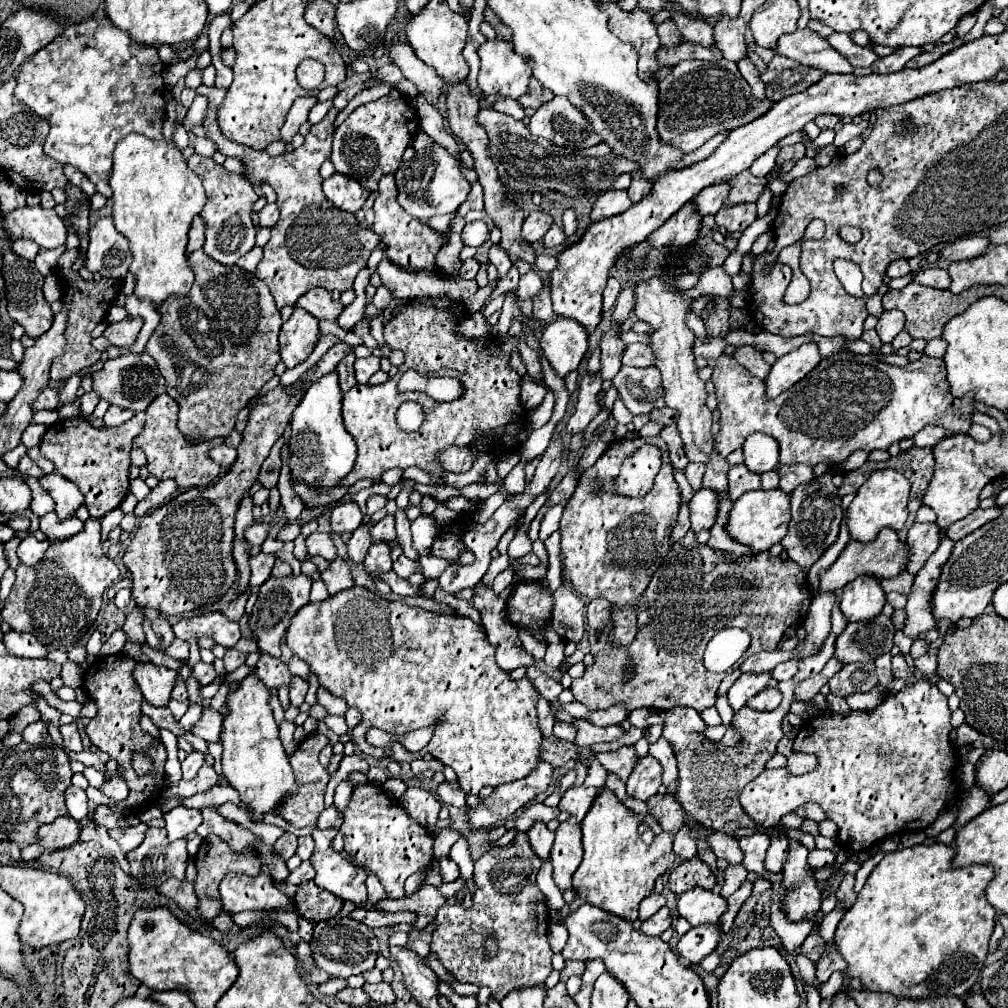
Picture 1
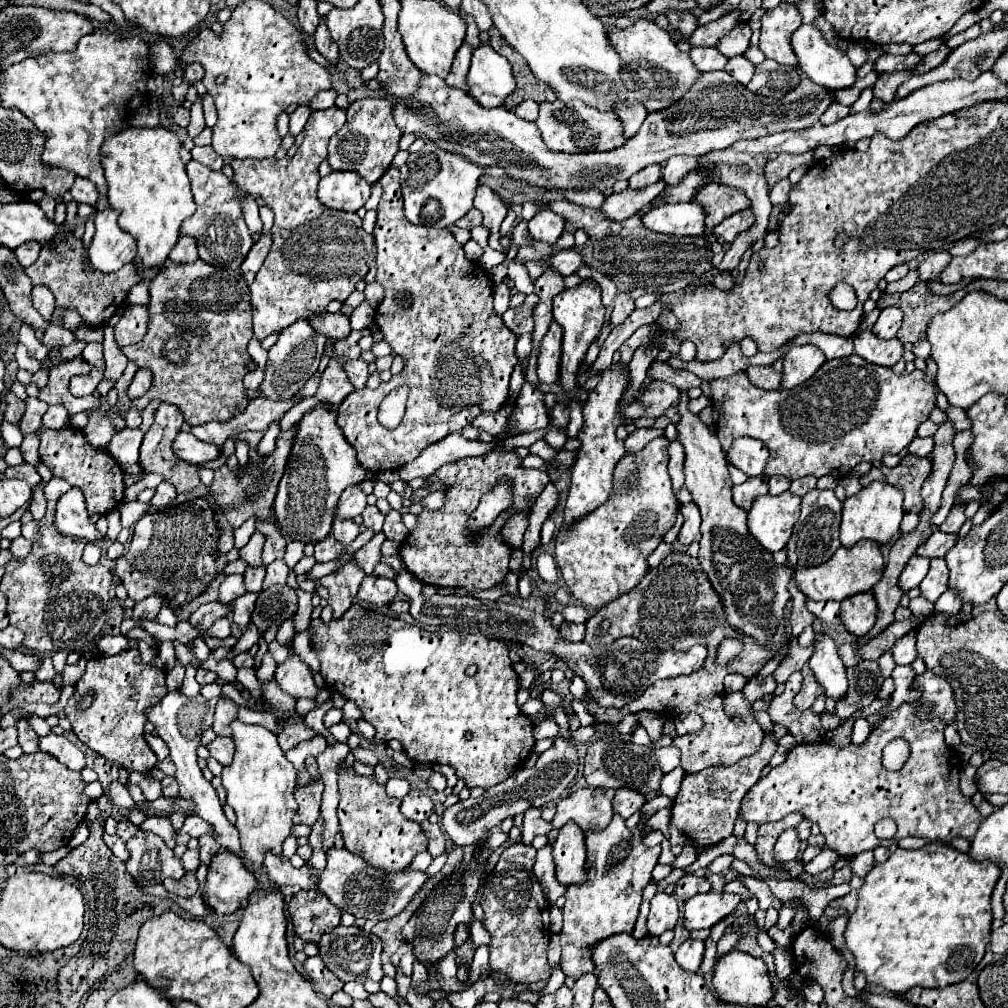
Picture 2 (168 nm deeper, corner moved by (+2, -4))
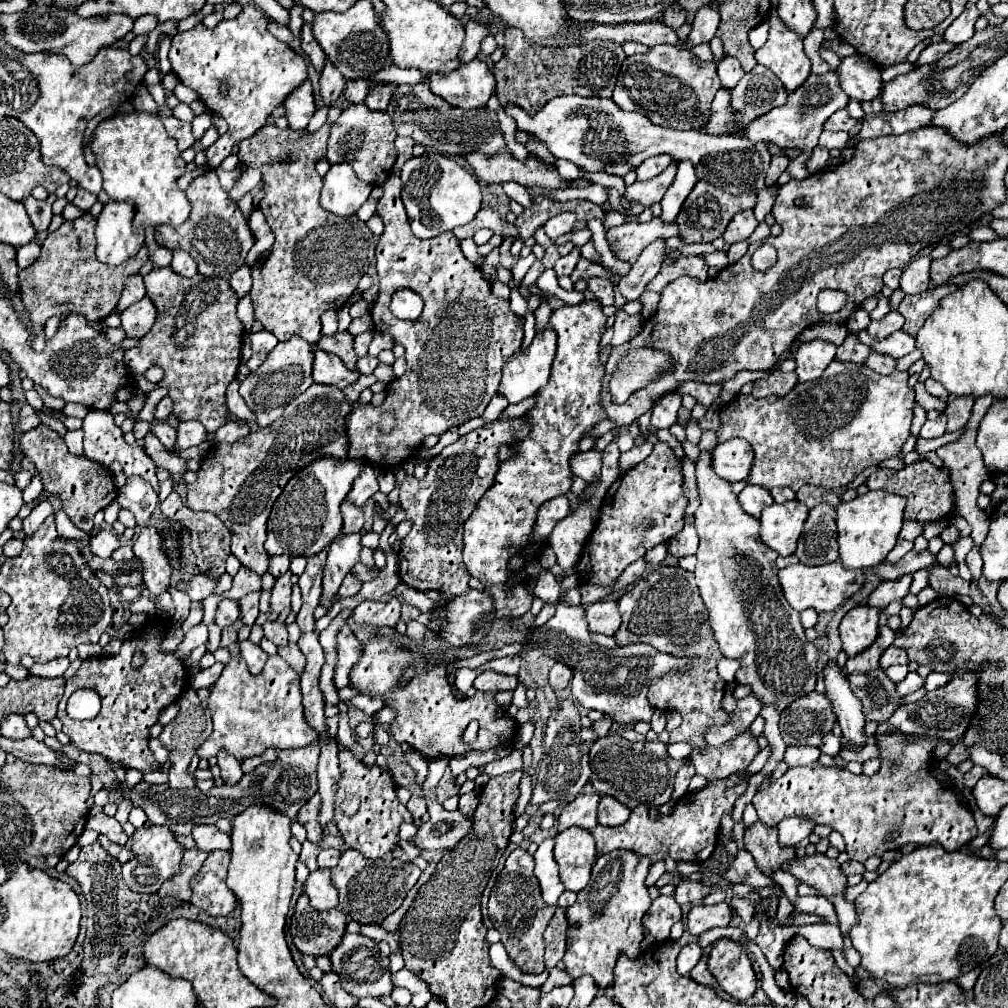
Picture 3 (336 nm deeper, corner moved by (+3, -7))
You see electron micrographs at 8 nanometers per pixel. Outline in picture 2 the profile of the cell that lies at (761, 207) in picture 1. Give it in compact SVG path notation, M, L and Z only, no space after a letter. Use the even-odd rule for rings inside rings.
M811 152L805 154L779 154L775 160L765 164L765 178L769 182L769 188L773 188L779 180L787 178L791 170L795 170L797 166L811 166L815 162Z

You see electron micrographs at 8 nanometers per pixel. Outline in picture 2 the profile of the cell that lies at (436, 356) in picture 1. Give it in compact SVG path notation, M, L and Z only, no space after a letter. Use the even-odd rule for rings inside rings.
M391 166L381 176L379 184L383 186L383 196L377 208L377 224L373 236L377 246L377 282L385 288L385 298L375 312L375 322L383 332L383 340L393 348L395 354L405 358L405 368L401 374L393 376L389 382L379 384L375 390L363 388L351 392L337 408L337 424L341 426L343 436L357 450L359 464L373 474L405 466L409 460L415 460L429 444L435 444L453 432L461 432L481 412L499 412L501 406L509 400L509 376L517 364L513 352L517 338L505 328L501 316L493 314L493 282L489 272L483 270L477 262L465 260L463 246L453 238L449 230L415 226L405 218L397 168ZM401 292L413 296L409 308L397 304L397 294ZM403 384L409 386L407 410L401 424L389 430L379 424L377 408L393 388Z

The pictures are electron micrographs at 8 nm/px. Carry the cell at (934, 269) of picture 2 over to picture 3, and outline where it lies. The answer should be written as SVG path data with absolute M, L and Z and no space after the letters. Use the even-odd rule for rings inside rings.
M924 255L924 257L916 257L914 261L910 261L900 277L900 289L906 295L918 295L924 293L928 289L930 283L930 275L928 275L928 267L930 267L932 257Z

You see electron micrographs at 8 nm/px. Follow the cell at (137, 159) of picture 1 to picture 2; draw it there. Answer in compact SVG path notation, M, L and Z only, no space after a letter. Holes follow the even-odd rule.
M127 128L125 132L119 132L115 136L109 138L107 144L103 144L103 152L101 152L101 164L103 164L103 170L105 170L105 178L107 178L107 184L109 184L109 206L113 210L119 212L119 226L129 232L135 240L137 240L137 256L141 258L141 264L145 268L161 268L165 266L165 260L169 258L169 252L177 246L179 242L179 236L181 236L181 224L185 218L189 218L193 212L195 212L195 202L193 202L193 192L191 192L191 182L189 182L189 176L185 172L185 162L179 158L179 150L181 150L181 142L179 138L175 136L173 130L165 130L165 128Z

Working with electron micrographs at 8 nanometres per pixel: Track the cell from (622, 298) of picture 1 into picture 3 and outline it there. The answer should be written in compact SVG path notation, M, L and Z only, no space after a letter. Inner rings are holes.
M682 255L676 263L664 265L662 271L658 273L658 277L654 277L648 283L646 291L658 291L660 293L668 281L682 277L682 275L690 275L690 277L696 277L700 281L708 279L708 265L704 261L704 255Z

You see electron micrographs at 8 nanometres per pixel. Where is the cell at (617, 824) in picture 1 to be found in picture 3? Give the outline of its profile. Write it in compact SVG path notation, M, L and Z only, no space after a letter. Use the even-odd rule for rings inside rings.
M612 851L596 859L588 887L584 887L578 893L578 901L566 909L570 927L562 961L574 979L592 975L598 987L612 987L616 959L620 955L638 959L640 943L644 939L642 917L652 903L648 887L644 885L648 867L648 859L636 859L632 851Z

